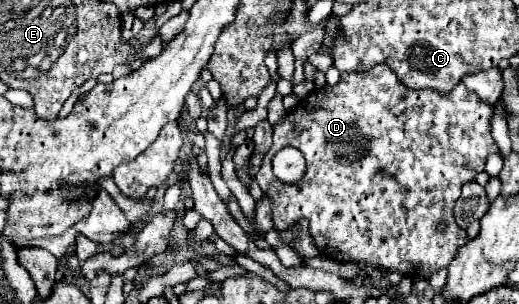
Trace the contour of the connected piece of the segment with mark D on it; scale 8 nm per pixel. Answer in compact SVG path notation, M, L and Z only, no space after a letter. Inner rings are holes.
M375 65L363 73L343 73L341 81L337 85L315 89L313 93L309 93L309 97L301 99L299 105L291 113L287 113L287 117L283 121L279 121L273 127L273 147L297 145L297 149L307 159L307 173L303 175L303 179L299 183L269 185L267 193L273 199L271 209L273 209L275 229L287 229L289 225L293 225L297 221L307 219L313 243L323 257L331 257L337 263L367 263L367 265L379 267L381 271L399 271L409 277L429 279L435 271L443 269L455 257L455 251L459 245L469 241L465 231L455 223L453 203L461 193L461 185L467 181L473 181L475 175L485 169L487 155L497 151L497 145L493 145L493 137L491 137L491 119L493 119L493 107L487 105L485 101L481 101L475 93L467 91L467 87L463 83L459 83L451 93L443 95L443 93L431 91L431 89L411 91L395 77L395 73L387 65ZM439 223L445 223L445 231L437 229Z

